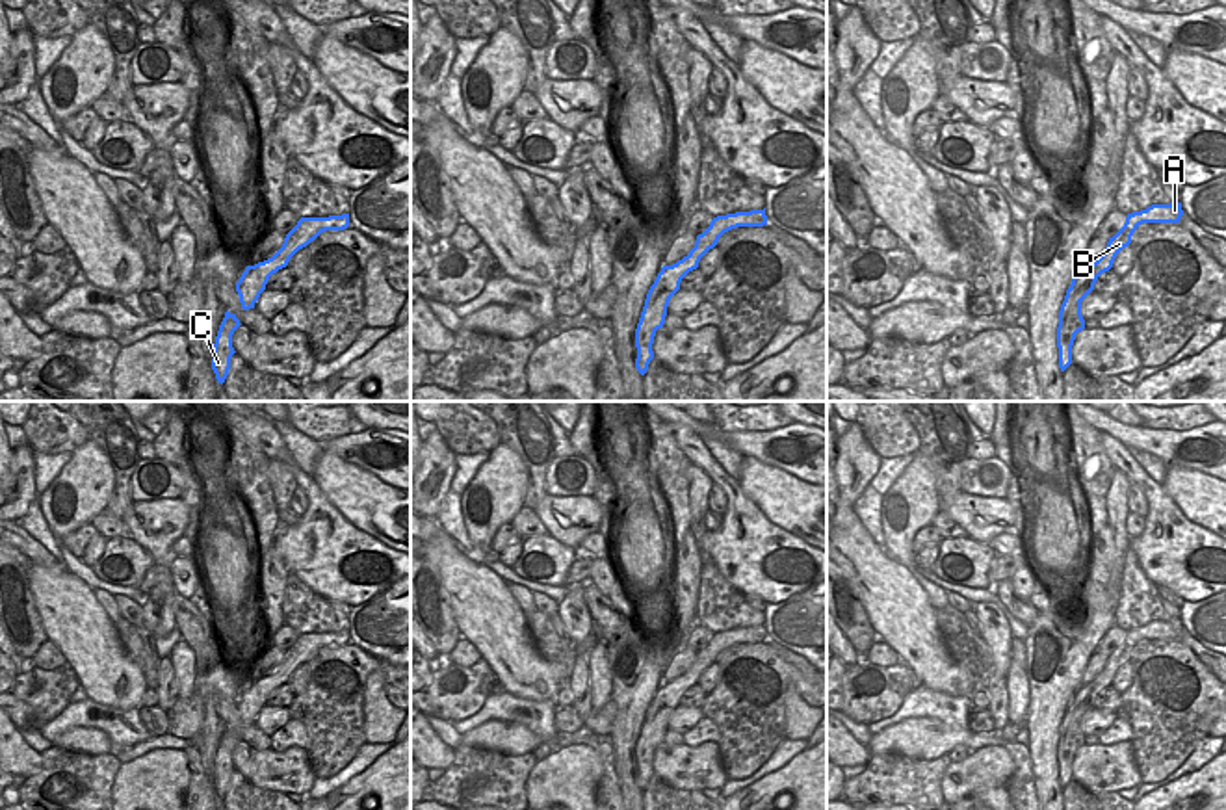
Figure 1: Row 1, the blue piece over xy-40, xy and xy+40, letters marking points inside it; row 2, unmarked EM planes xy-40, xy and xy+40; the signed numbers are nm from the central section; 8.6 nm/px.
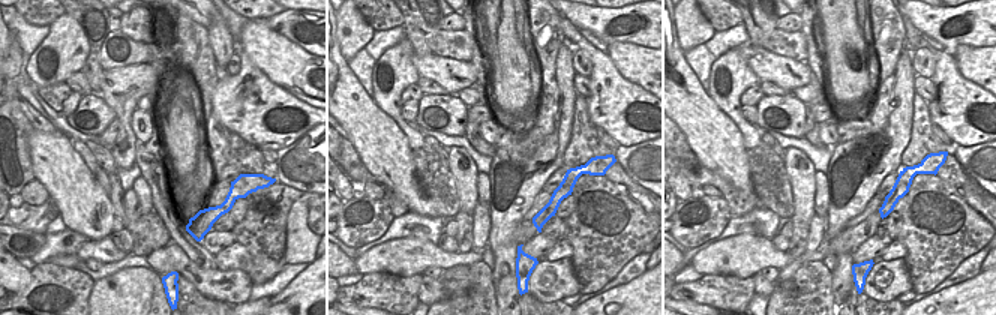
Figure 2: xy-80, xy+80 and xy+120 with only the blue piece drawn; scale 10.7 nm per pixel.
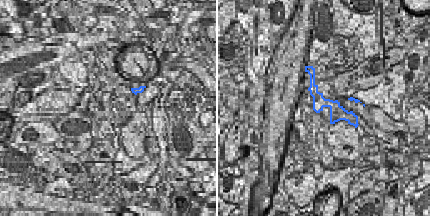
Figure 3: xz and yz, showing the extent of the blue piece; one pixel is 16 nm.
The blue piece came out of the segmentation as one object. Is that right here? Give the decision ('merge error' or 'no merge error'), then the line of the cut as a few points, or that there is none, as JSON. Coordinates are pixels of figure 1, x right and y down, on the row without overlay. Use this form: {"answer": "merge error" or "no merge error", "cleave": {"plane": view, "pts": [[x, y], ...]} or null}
{"answer": "no merge error", "cleave": null}

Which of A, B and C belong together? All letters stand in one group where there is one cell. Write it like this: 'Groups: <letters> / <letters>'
Groups: A B C

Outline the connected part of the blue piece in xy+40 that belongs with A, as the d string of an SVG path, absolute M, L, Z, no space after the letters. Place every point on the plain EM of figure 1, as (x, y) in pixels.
M1181 619L1152 621L1146 626L1128 630L1124 643L1107 658L1103 671L1089 684L1076 689L1059 726L1057 764L1059 784L1072 780L1076 751L1085 745L1081 717L1094 706L1098 693L1113 684L1116 671L1131 660L1131 652L1142 639L1180 639Z

